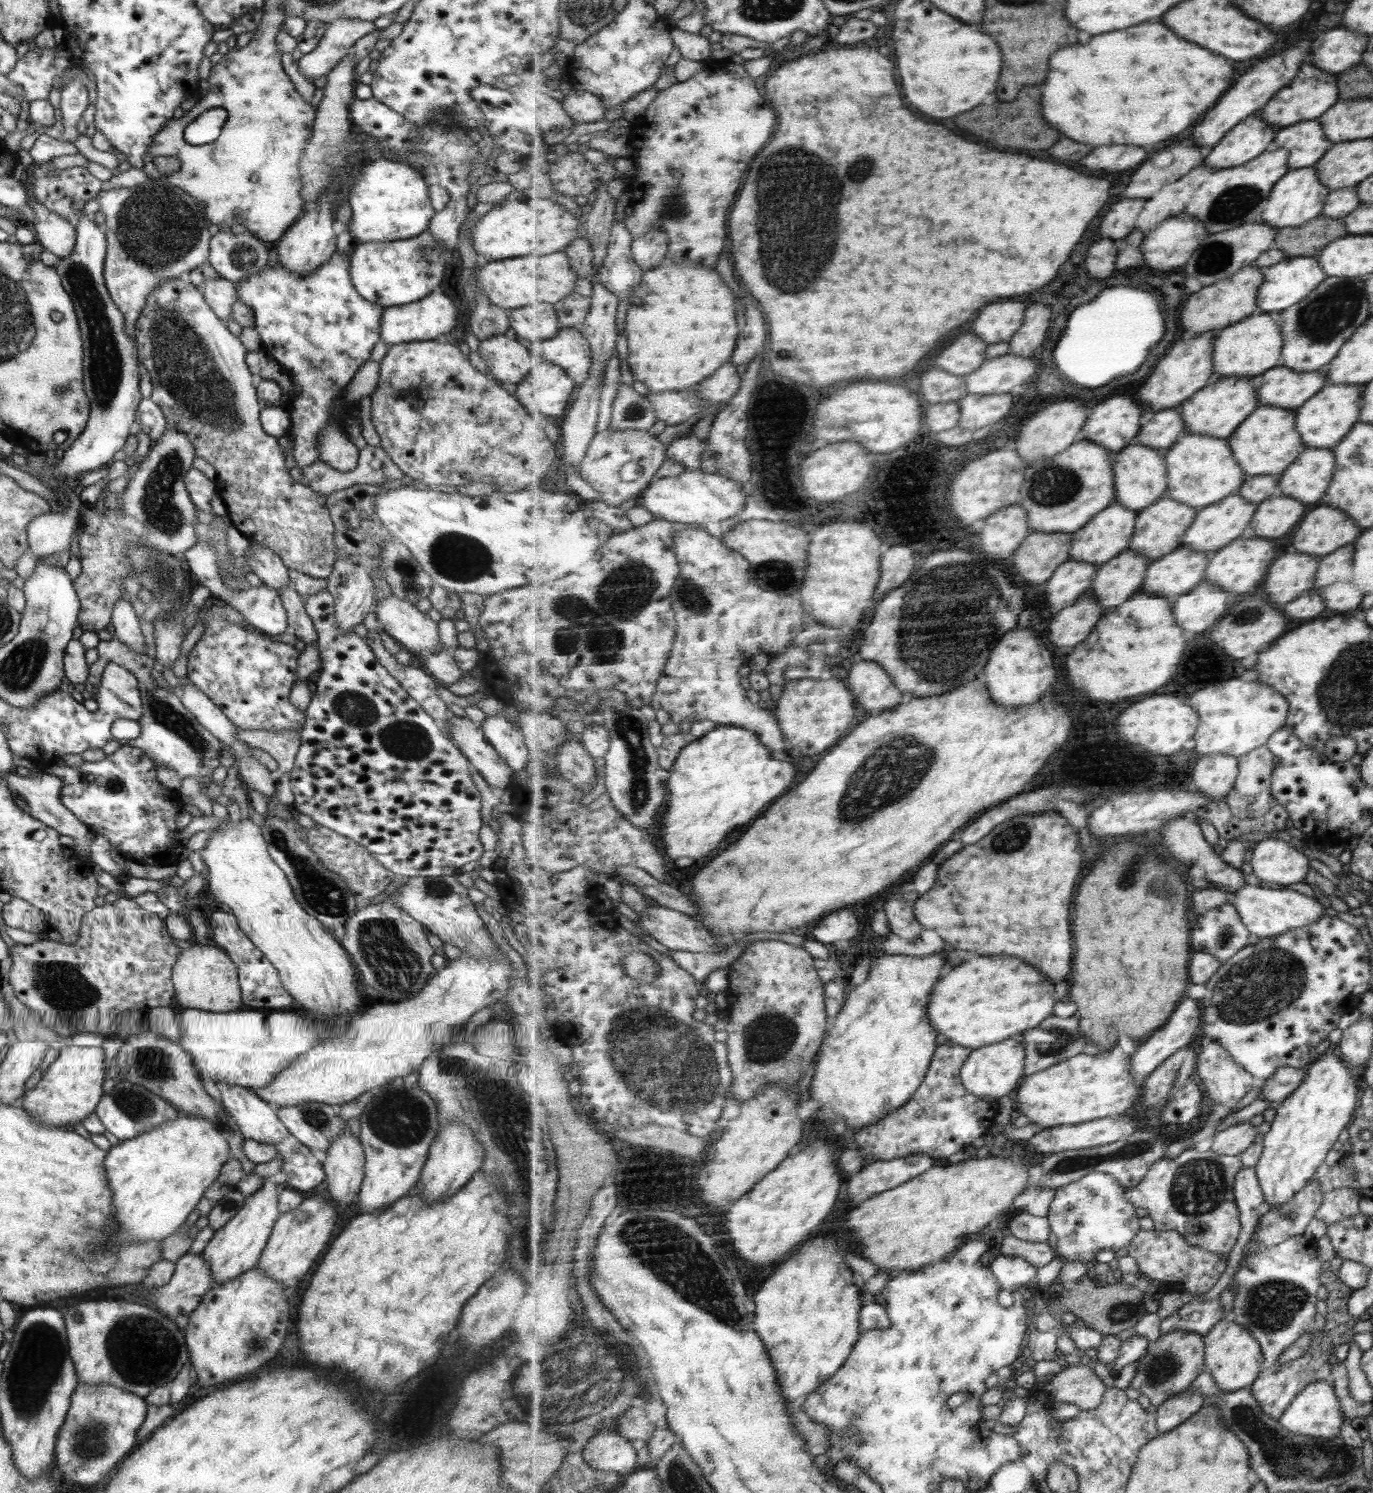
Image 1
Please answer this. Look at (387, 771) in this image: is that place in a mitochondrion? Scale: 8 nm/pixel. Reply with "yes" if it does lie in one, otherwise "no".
no

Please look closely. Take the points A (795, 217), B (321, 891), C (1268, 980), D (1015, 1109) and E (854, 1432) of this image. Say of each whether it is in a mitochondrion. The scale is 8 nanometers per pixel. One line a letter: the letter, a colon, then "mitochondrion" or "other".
A: mitochondrion
B: mitochondrion
C: mitochondrion
D: other
E: mitochondrion

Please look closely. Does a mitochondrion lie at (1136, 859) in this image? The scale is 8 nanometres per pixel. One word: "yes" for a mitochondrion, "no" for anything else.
yes

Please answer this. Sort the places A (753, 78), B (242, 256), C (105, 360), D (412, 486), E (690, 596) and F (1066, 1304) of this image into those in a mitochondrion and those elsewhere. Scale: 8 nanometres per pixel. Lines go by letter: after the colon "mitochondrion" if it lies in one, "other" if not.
A: other
B: mitochondrion
C: mitochondrion
D: other
E: mitochondrion
F: other

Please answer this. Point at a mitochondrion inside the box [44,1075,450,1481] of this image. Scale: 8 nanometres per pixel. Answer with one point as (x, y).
(135, 1345)

